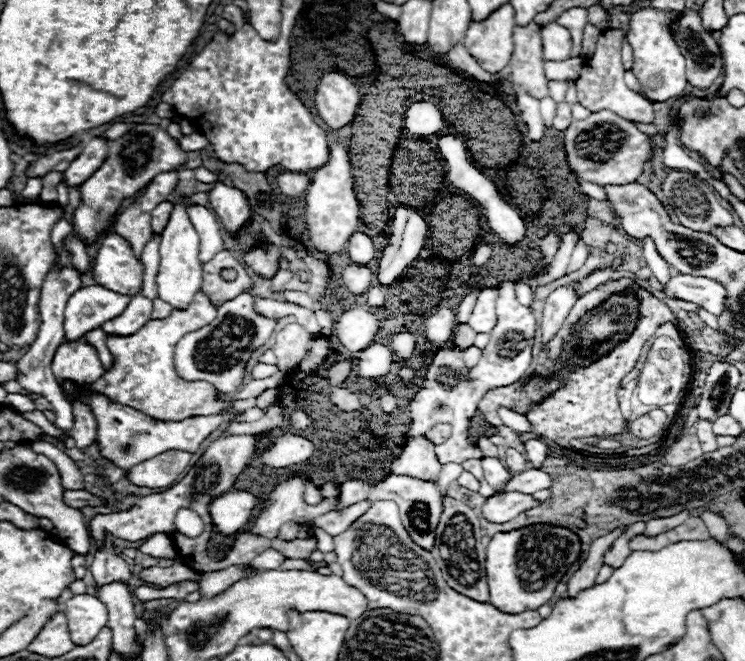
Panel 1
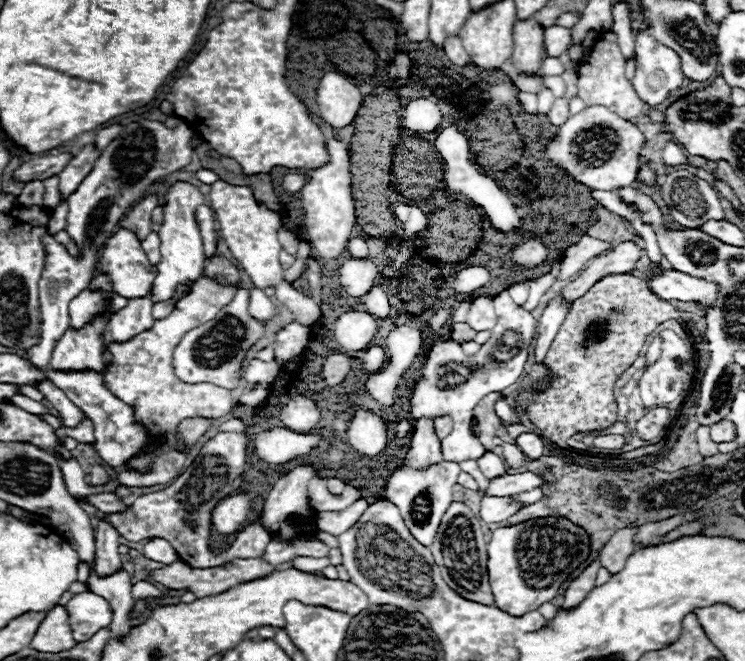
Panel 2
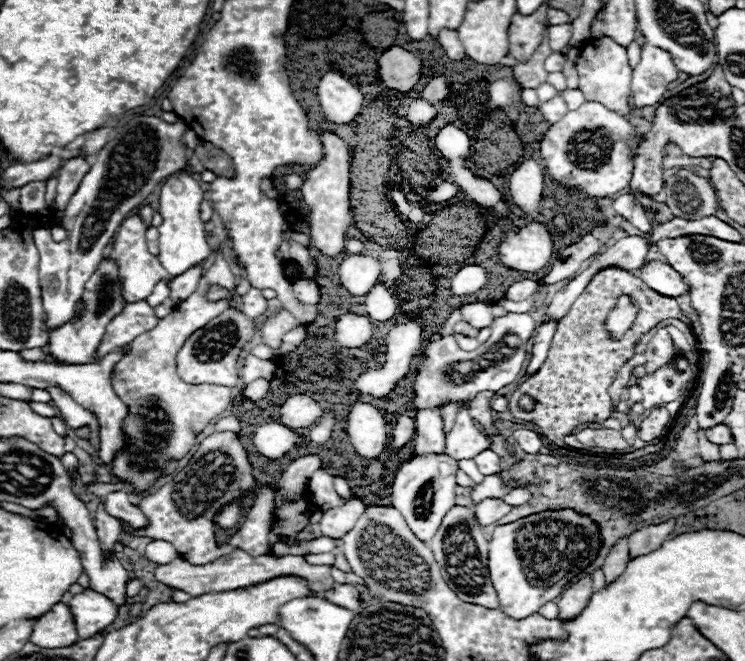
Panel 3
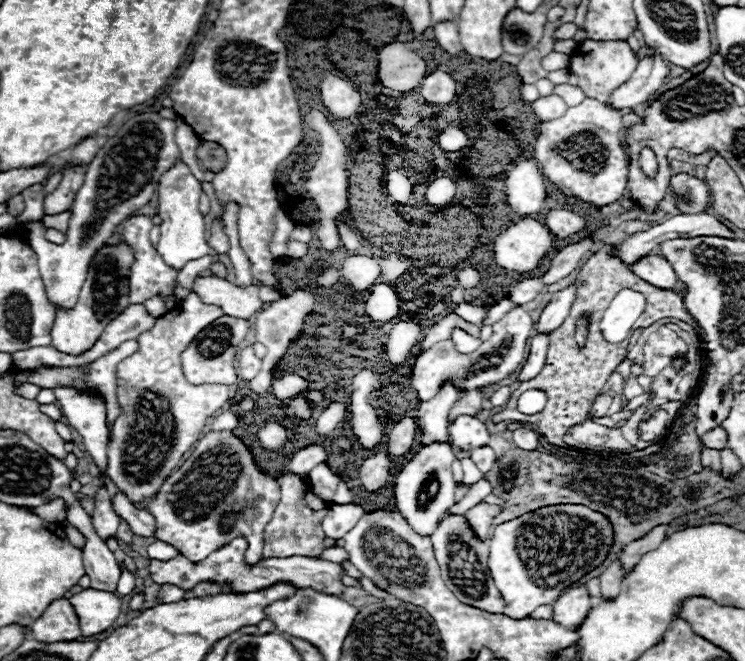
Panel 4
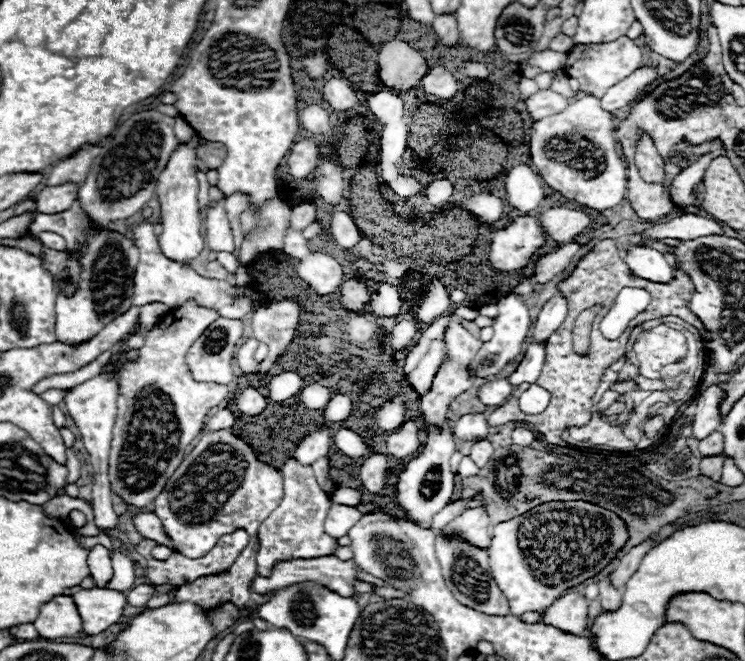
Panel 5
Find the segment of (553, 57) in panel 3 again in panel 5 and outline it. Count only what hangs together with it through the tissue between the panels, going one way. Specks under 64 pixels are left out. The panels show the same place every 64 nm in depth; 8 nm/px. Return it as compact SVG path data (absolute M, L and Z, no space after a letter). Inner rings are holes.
M544 50L544 52L534 52L530 56L530 64L544 70L544 72L552 72L554 68L562 68L566 62L566 54L562 52L552 52L552 50Z

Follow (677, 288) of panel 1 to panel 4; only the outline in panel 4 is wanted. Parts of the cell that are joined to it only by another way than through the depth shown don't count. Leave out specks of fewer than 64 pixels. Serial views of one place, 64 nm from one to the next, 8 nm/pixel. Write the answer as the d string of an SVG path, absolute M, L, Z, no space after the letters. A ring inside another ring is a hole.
M658 254L642 256L638 262L630 264L630 270L636 276L640 276L642 280L646 280L658 288L674 288L676 290L680 284L680 280L678 280L676 272L672 270L672 266L668 264L668 260Z

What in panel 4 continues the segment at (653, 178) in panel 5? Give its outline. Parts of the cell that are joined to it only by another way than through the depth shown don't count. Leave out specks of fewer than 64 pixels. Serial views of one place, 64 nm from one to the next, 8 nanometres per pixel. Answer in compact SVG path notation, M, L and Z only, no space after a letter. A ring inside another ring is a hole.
M648 146L642 148L642 152L640 152L640 166L642 166L642 172L648 178L656 176L656 172L658 172L658 160L656 160L656 154L652 152L652 148L648 148Z

